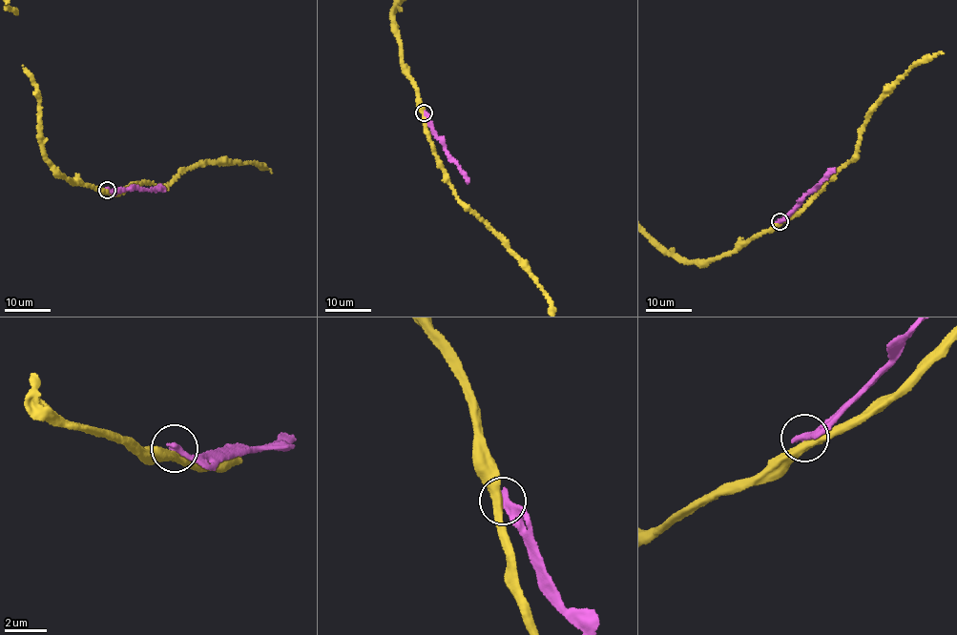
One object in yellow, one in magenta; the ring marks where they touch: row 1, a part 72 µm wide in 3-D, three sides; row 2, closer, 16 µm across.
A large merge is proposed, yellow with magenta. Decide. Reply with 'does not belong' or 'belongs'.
does not belong

